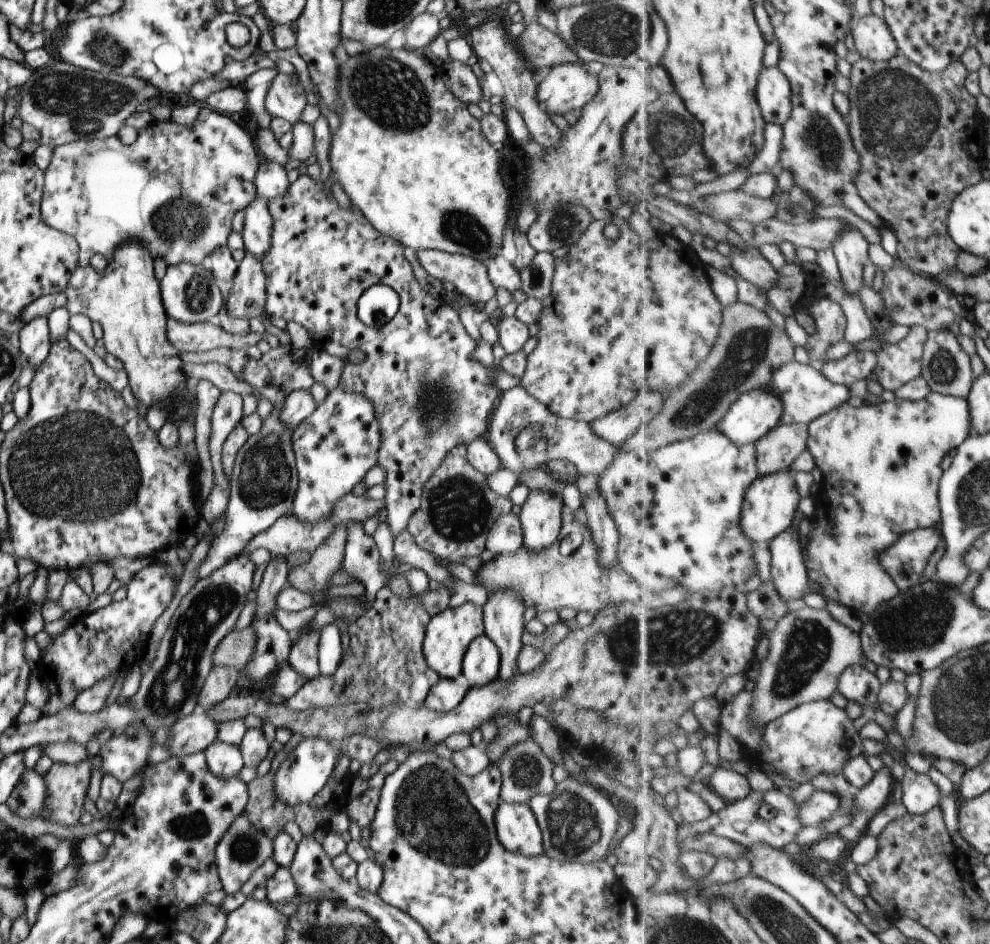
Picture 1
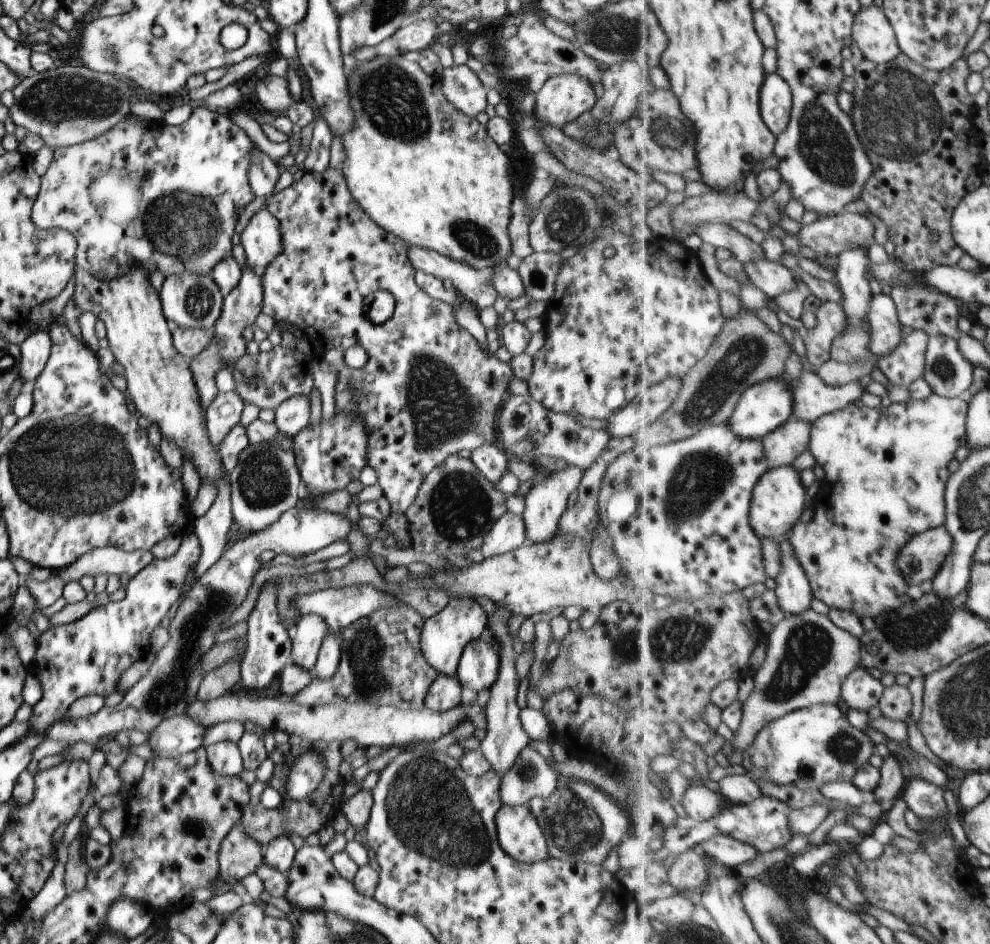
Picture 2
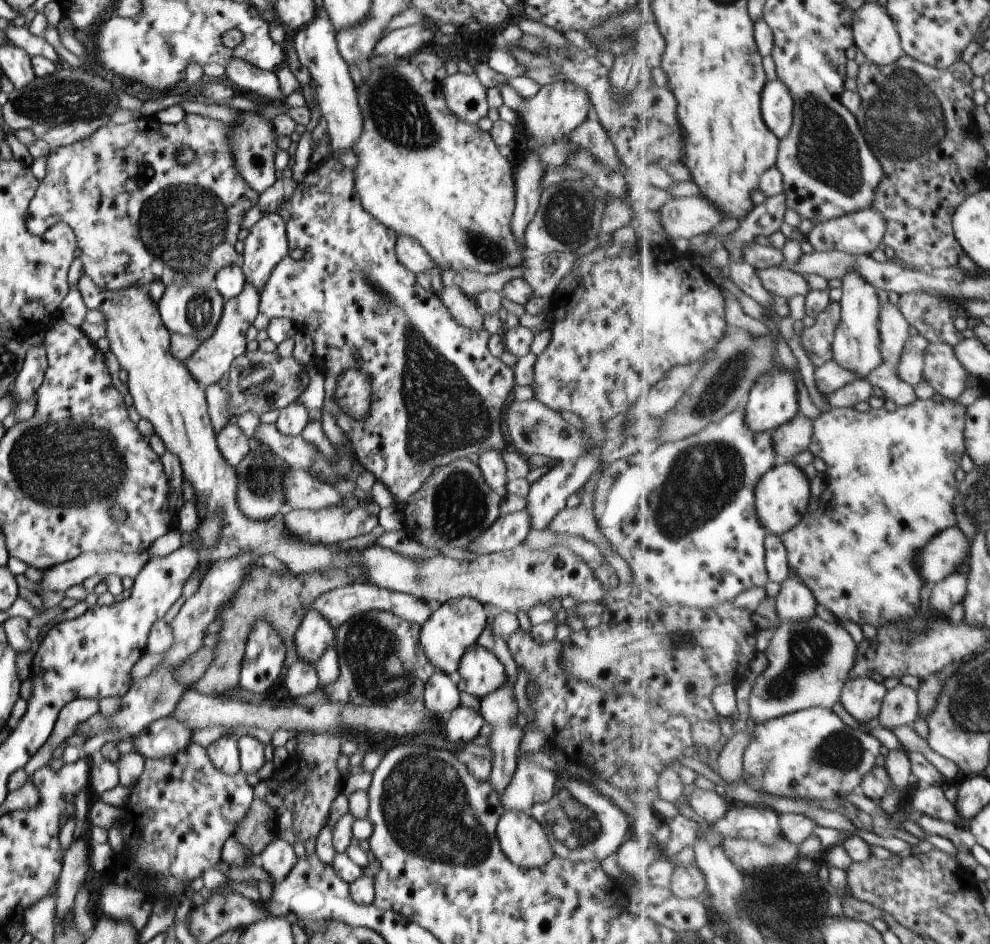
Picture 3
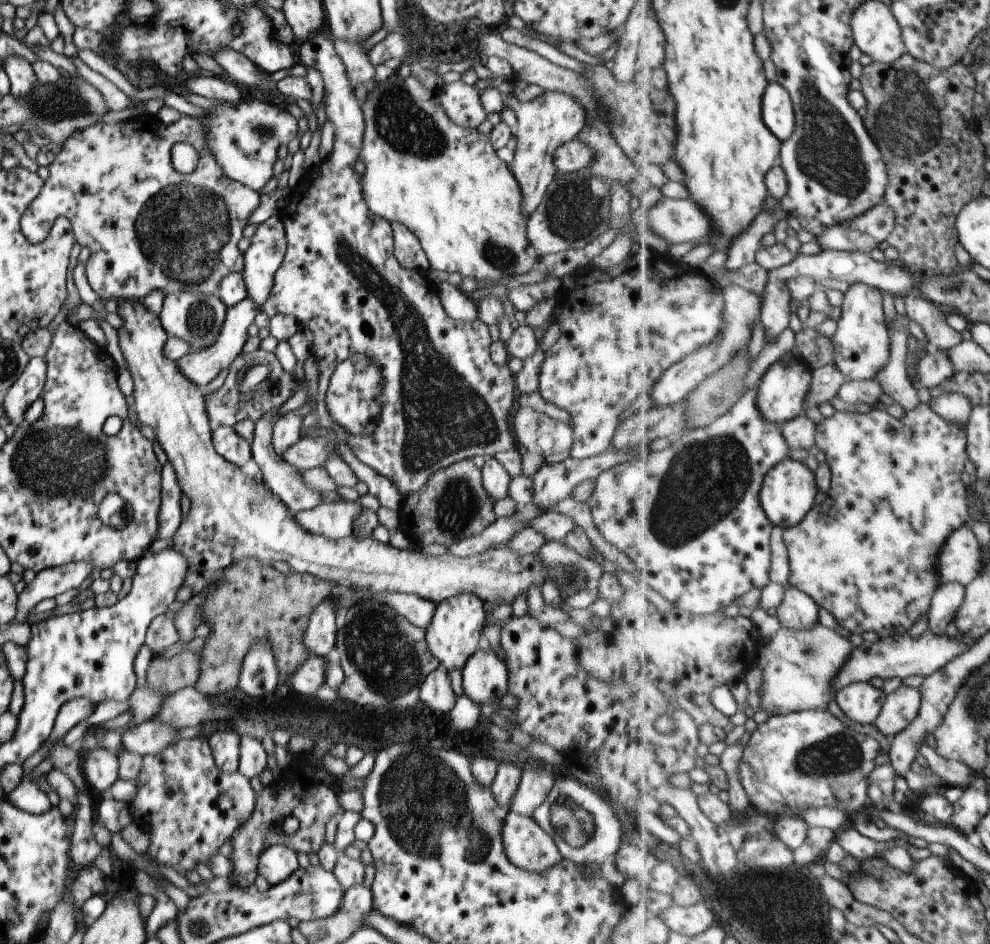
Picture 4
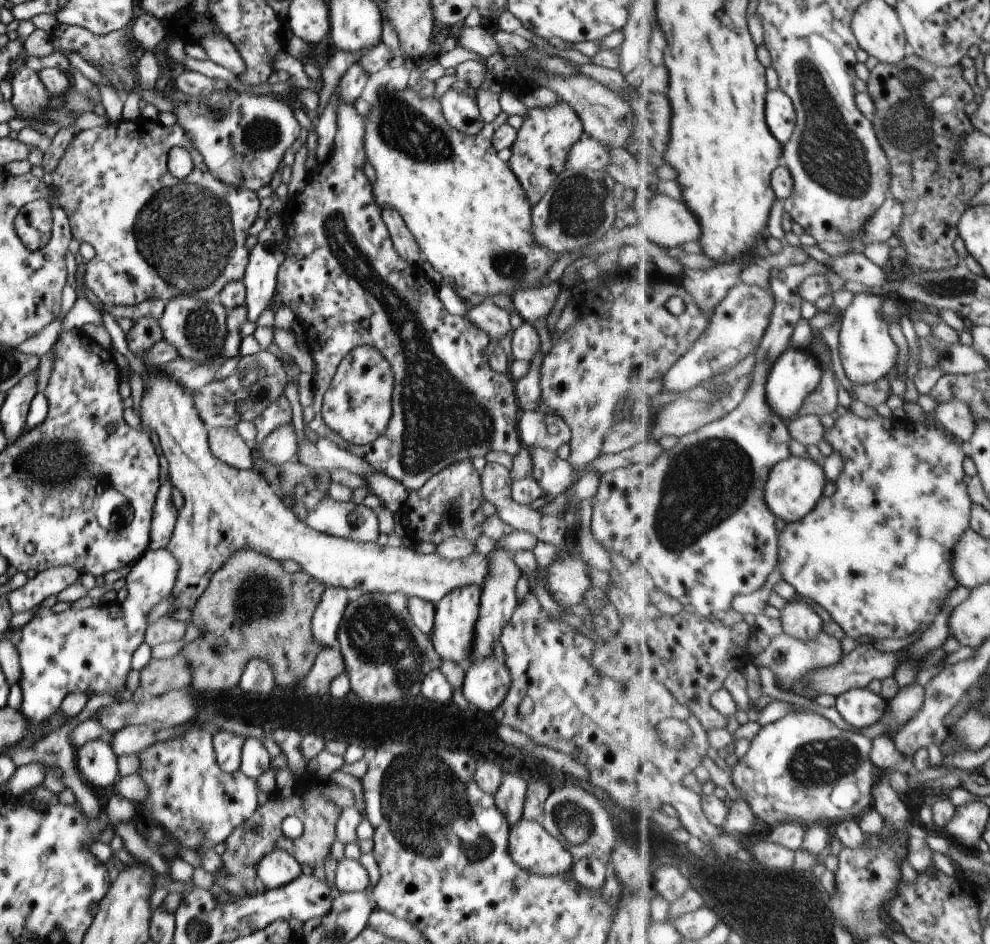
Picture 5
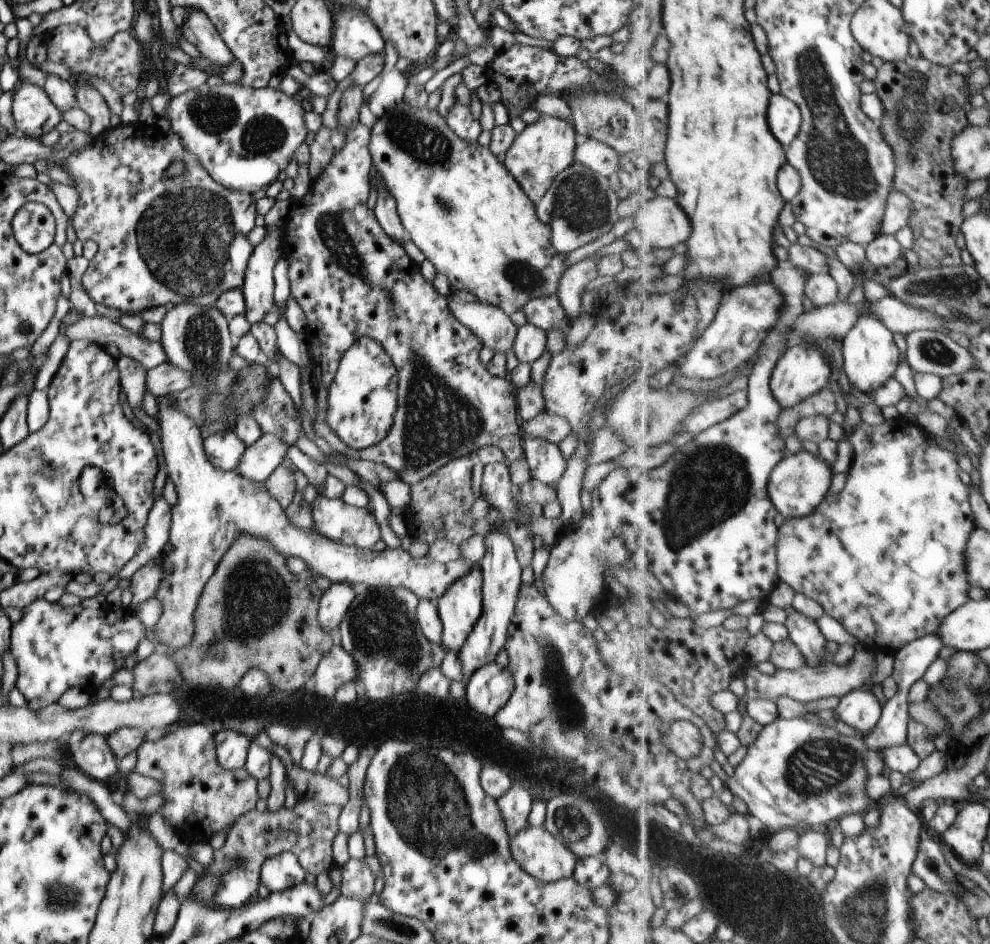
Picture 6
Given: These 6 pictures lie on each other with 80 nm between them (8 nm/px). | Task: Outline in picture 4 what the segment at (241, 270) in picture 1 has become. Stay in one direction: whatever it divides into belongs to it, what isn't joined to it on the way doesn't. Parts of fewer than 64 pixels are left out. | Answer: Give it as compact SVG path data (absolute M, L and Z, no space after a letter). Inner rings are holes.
M245 297L241 302L229 307L226 310L223 324L221 325L220 333L217 335L215 342L207 348L200 351L189 352L184 354L174 363L177 370L187 379L192 382L197 388L203 390L208 382L211 382L220 373L227 372L228 366L233 363L242 353L243 343L246 341L246 330L249 324L253 323L253 317L257 313L251 299Z

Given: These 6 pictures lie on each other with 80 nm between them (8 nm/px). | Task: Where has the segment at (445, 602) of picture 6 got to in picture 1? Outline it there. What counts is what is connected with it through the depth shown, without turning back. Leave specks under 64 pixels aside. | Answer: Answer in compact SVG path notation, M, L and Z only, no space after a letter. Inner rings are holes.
M465 602L429 618L422 636L422 656L428 668L440 678L451 680L461 675L461 662L467 646L483 633L481 607Z

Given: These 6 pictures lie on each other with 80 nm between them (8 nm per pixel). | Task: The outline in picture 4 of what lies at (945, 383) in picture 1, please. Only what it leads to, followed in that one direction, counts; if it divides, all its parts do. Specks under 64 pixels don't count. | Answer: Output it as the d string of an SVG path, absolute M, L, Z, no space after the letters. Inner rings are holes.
M929 347L929 352L924 354L919 362L918 388L931 390L946 380L952 379L955 373L956 370L946 350Z

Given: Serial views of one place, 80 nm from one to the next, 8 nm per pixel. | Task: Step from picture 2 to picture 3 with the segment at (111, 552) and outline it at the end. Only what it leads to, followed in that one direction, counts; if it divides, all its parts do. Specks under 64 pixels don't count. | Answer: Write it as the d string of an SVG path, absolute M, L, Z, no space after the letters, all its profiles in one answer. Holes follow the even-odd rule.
M147 551L123 554L107 552L101 555L85 553L70 561L41 570L38 588L46 592L67 591L75 585L81 585L92 574L114 574L120 579L133 578L148 559Z

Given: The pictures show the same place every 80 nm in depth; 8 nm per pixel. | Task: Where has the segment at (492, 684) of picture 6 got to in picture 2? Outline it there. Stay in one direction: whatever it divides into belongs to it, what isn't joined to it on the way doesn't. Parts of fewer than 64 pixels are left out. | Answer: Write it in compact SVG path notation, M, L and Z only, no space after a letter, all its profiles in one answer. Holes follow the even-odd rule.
M480 639L466 644L456 668L456 678L461 687L478 696L487 693L498 675L500 658L493 651Z

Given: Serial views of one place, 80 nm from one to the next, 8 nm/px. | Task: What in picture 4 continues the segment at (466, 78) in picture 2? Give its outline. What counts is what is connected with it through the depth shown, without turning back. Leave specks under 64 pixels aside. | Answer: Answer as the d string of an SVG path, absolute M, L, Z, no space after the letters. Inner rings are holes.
M461 79L443 84L437 94L438 103L449 120L457 126L475 129L485 120L485 111L479 102L478 90L466 86Z

